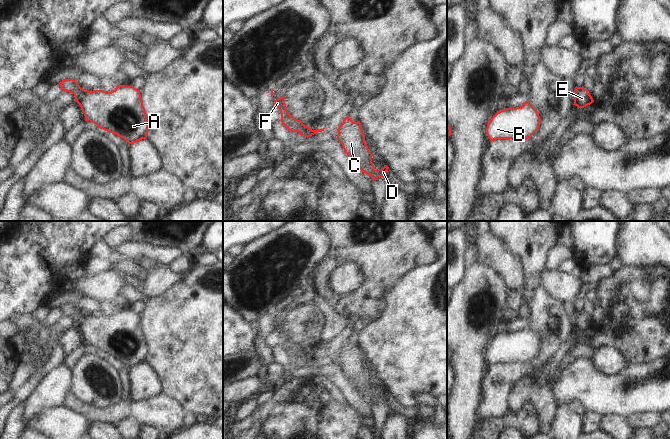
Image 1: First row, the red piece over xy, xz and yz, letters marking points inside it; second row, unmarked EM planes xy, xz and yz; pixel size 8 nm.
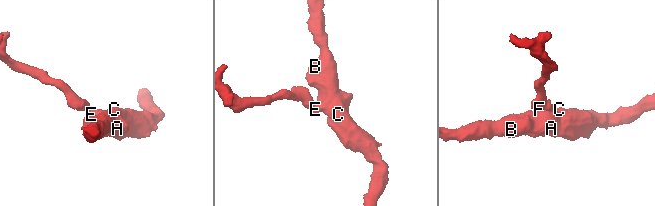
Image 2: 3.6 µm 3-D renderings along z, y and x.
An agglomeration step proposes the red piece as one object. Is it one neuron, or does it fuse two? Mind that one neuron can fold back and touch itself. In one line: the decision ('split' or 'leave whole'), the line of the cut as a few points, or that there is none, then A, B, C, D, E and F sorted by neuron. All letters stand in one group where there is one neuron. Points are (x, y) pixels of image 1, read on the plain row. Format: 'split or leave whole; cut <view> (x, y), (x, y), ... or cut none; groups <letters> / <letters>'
leave whole; cut none; groups A B C D E F

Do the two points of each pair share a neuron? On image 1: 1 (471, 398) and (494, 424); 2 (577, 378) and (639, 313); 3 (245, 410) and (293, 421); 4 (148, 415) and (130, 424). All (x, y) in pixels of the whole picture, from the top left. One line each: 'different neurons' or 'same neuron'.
1: different neurons
2: different neurons
3: different neurons
4: different neurons

